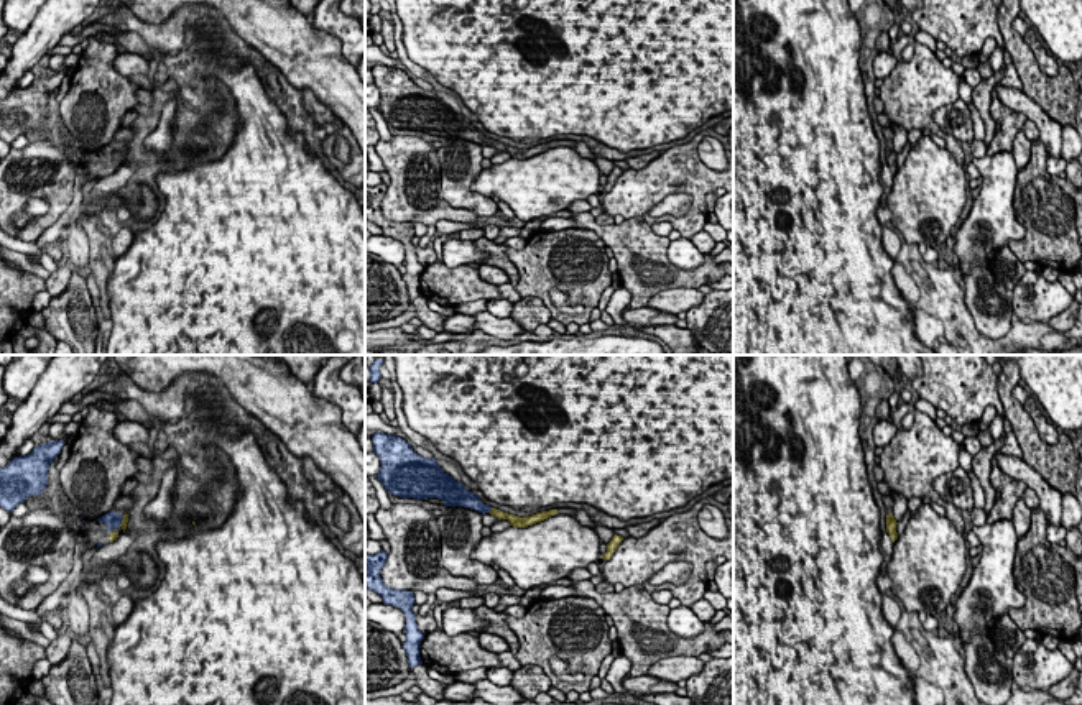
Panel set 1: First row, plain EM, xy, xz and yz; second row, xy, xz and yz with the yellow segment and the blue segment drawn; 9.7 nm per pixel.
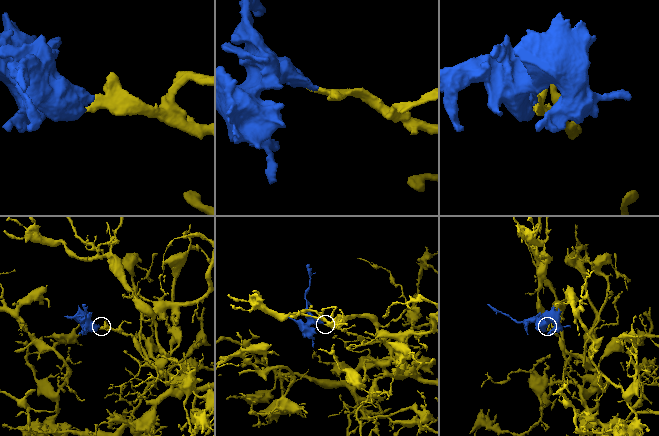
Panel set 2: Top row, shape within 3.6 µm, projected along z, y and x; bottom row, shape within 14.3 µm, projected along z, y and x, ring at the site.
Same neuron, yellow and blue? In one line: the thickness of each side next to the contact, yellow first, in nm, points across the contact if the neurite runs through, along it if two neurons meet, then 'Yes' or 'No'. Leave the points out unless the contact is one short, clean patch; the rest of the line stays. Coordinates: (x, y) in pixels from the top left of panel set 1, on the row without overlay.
Thickness 100 nm (yellow) against 160 nm. Path across: xz (513, 152), (492, 142), (480, 140), (469, 132). Yes

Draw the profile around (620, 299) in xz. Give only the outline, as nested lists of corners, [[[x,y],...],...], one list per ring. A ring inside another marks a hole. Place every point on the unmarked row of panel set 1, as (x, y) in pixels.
[[[618,288],[613,291],[605,311],[612,316],[615,325],[628,325],[623,320],[622,312],[628,309],[630,301],[631,301],[631,293],[628,289]]]

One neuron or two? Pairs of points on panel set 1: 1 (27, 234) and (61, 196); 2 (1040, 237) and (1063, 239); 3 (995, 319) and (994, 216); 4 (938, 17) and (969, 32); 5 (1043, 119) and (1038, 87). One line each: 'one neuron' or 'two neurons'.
1: one neuron
2: one neuron
3: one neuron
4: one neuron
5: two neurons

